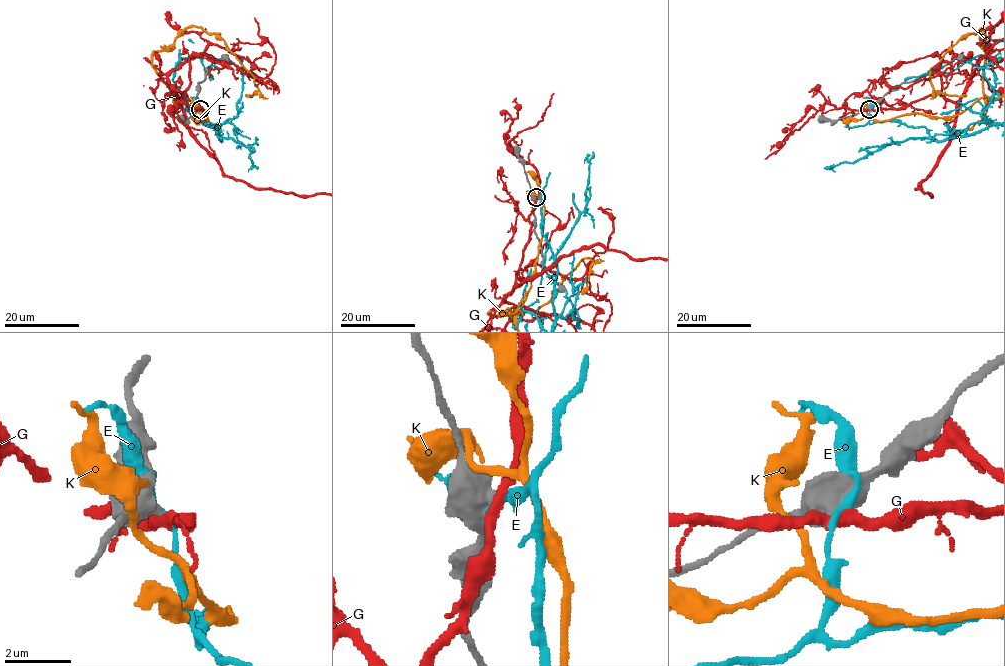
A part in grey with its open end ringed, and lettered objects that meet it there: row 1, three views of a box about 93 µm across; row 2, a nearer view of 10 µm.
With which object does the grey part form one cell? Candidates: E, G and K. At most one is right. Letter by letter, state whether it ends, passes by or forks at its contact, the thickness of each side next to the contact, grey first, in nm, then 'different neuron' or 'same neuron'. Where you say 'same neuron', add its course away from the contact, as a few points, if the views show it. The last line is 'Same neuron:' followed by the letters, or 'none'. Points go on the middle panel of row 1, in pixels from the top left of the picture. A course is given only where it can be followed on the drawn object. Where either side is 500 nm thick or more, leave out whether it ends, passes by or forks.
E: 650/200 nm | different neuron
G: 700/320 nm | same neuron
K: it passes by | 320/280 nm | different neuron
Same neuron: G

